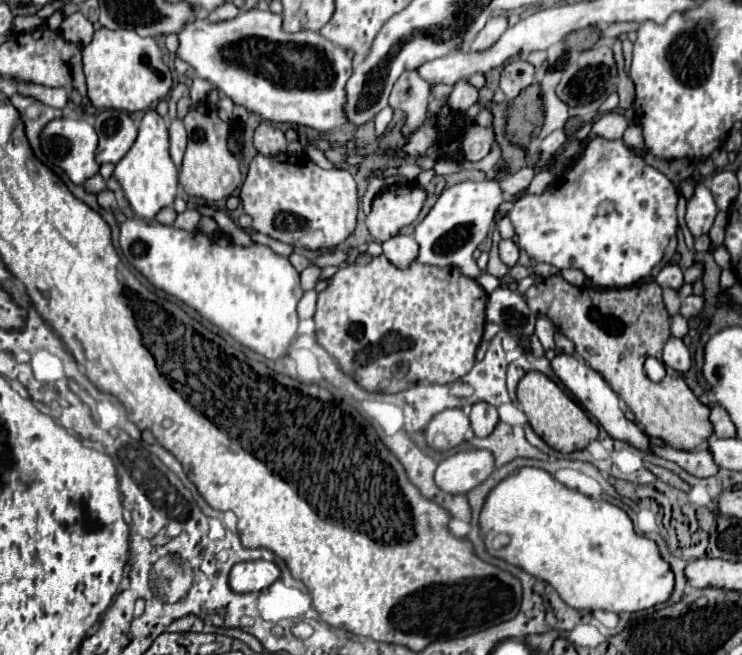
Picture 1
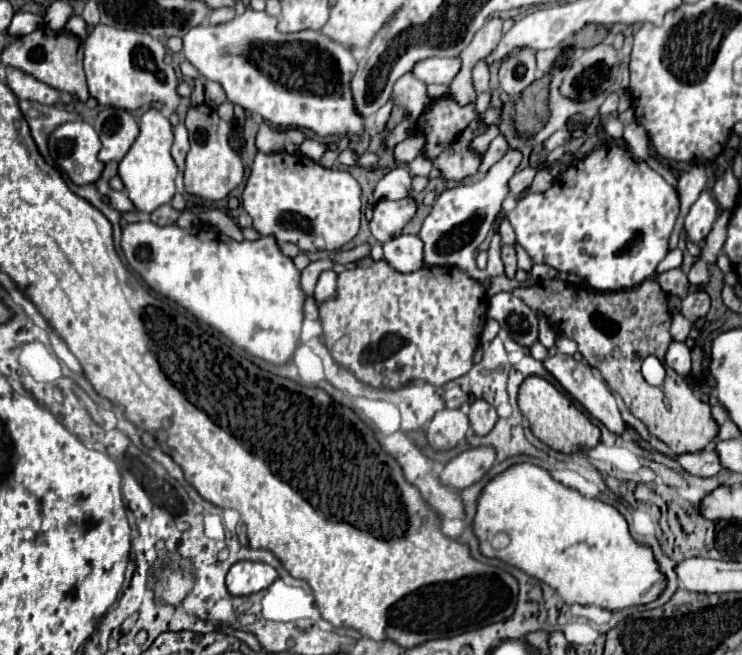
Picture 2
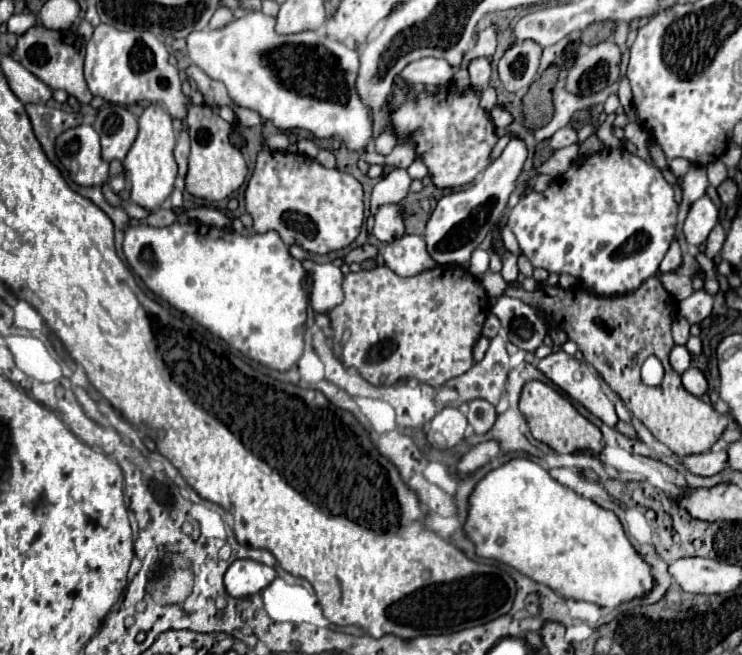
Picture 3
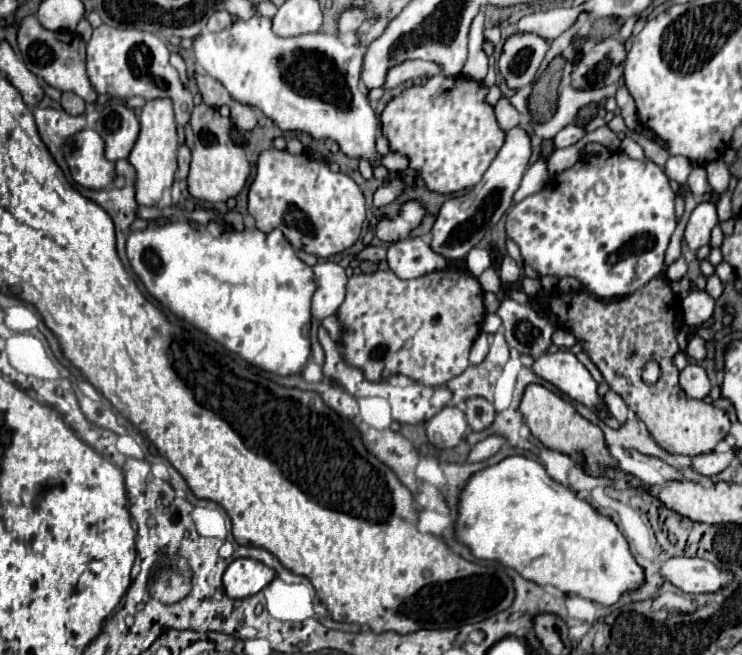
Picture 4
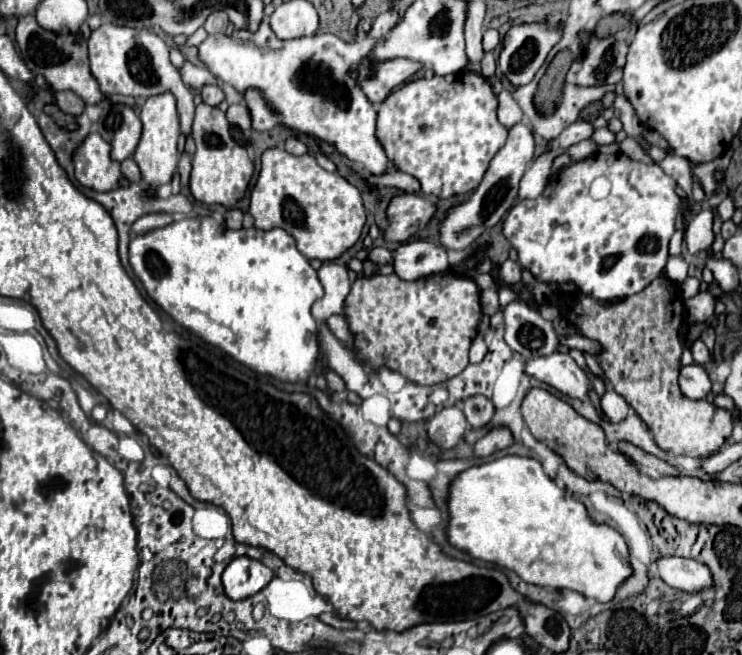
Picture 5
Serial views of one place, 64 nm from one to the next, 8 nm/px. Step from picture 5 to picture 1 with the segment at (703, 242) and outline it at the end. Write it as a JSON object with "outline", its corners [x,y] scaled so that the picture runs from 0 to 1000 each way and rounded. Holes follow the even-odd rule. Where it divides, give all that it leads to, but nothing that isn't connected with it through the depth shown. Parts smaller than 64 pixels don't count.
{"outline":[[[938,281],[933,302],[925,311],[925,345],[933,354],[933,360],[954,357],[965,327],[968,318],[962,311],[957,290],[949,281]]]}

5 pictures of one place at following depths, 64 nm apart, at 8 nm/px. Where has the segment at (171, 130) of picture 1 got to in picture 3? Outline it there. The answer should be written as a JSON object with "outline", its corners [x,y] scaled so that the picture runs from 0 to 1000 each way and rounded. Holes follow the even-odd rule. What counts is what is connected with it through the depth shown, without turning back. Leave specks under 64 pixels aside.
{"outline":[[[245,198],[245,202],[240,205],[237,226],[235,226],[235,241],[237,241],[237,247],[240,247],[240,266],[243,266],[243,269],[251,266],[253,235],[256,235],[256,214],[253,214],[253,202]]]}

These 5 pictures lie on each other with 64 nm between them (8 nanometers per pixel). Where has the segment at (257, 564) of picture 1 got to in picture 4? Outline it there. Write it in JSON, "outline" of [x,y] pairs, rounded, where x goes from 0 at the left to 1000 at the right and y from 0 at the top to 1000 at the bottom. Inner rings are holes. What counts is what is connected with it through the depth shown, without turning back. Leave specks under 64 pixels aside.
{"outline":[[[318,852],[302,873],[302,901],[310,913],[334,913],[369,885],[372,873],[340,852]]]}

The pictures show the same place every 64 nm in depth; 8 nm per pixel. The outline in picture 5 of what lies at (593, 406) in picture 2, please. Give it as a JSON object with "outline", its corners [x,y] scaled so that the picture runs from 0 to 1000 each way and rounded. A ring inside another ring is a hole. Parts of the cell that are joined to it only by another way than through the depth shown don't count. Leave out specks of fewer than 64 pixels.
{"outline":[[[747,537],[741,544],[717,547],[706,556],[709,571],[720,574],[728,583],[755,595],[768,608],[787,611],[798,595],[795,571],[776,556],[776,550],[763,537]]]}

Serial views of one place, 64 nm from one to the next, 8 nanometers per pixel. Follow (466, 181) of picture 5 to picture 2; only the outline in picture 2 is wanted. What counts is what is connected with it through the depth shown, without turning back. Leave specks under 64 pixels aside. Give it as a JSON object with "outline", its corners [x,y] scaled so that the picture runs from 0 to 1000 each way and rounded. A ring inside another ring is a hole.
{"outline":[[[606,147],[593,150],[593,153],[582,153],[577,159],[574,171],[563,183],[563,198],[571,202],[571,208],[574,208],[571,232],[582,244],[582,250],[596,260],[596,272],[623,275],[623,272],[644,263],[650,241],[633,229],[636,211],[650,202],[647,180],[639,171],[639,159],[617,162]]]}

